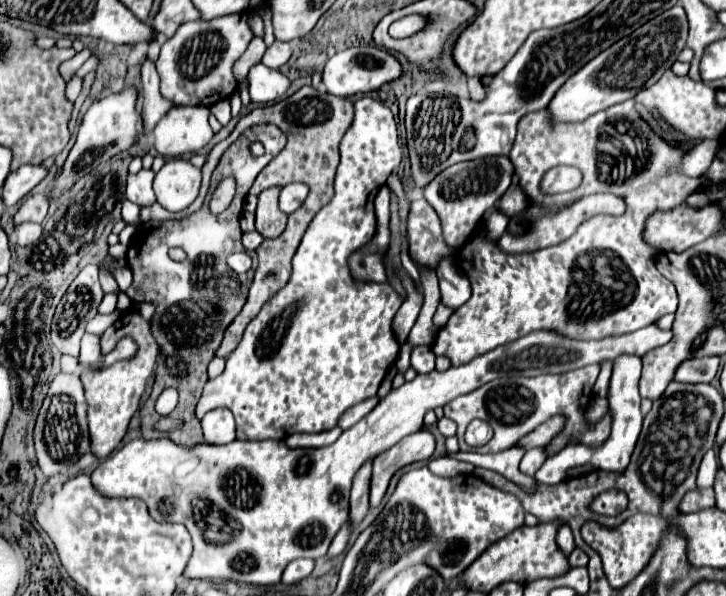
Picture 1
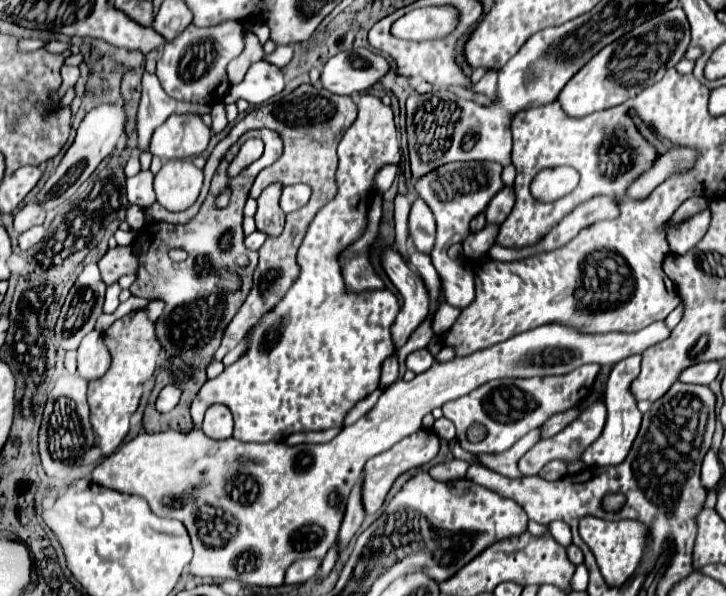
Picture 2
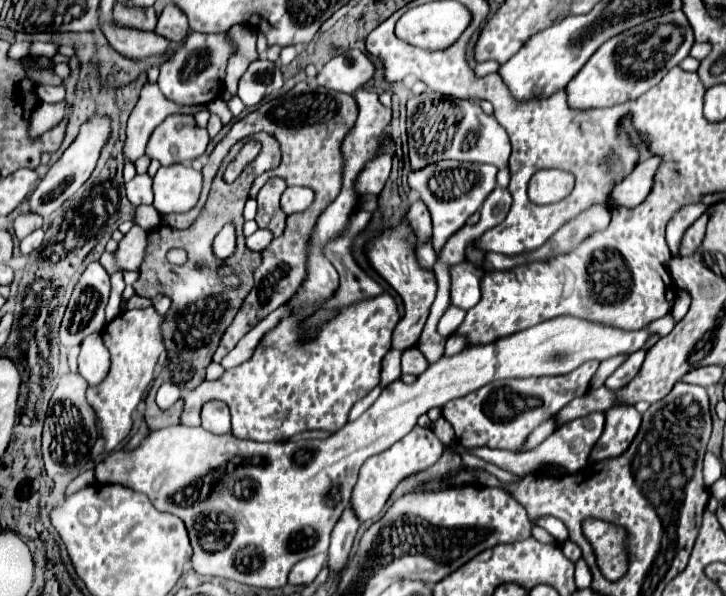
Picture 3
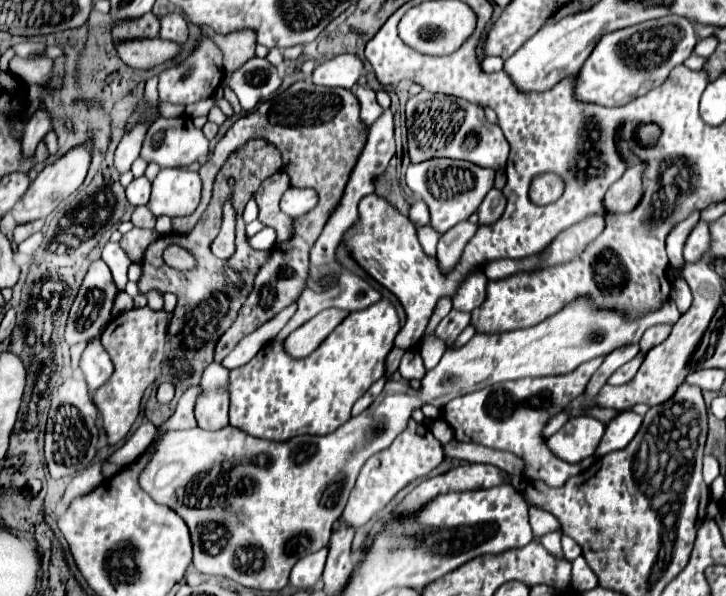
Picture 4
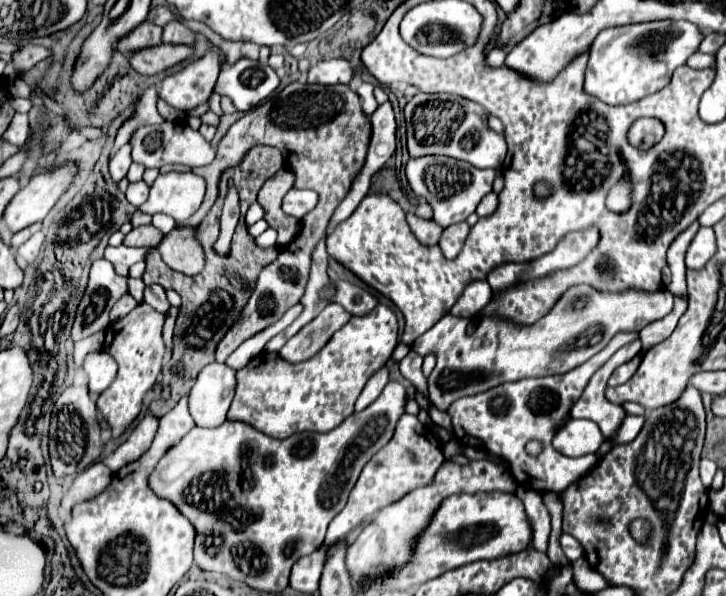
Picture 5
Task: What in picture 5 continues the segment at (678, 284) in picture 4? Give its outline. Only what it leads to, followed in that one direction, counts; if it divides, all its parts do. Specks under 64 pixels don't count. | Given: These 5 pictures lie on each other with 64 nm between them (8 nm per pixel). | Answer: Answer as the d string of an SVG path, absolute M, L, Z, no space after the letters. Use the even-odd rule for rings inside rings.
M698 222L692 224L686 232L682 232L682 234L672 242L672 246L670 246L670 250L668 250L668 268L672 270L672 284L668 286L668 290L670 290L672 294L682 296L682 298L686 298L686 284L684 284L684 280L686 280L686 276L684 276L684 274L686 274L686 266L684 266L684 254L686 254L686 250L688 250L692 238L696 236L698 228L700 228Z

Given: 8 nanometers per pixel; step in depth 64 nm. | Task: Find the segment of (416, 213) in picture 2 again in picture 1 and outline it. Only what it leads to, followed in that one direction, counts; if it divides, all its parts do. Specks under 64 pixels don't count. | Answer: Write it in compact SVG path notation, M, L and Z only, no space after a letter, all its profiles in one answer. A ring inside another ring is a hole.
M414 200L408 214L408 248L416 264L436 268L440 256L448 256L450 248L440 236L440 220L434 208L424 200Z

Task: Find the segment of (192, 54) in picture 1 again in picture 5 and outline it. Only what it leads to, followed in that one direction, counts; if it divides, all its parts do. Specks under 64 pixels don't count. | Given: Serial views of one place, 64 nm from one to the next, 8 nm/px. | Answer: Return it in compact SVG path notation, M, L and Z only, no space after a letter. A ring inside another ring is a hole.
M208 52L184 70L164 78L160 84L160 98L180 112L190 112L210 98L218 72L220 58L216 52Z

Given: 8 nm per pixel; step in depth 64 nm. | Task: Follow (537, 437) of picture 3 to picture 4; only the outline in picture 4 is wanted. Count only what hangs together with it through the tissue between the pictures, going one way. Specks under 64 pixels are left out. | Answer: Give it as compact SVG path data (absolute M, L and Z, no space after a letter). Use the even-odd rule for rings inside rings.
M568 410L560 412L558 416L554 416L554 418L546 424L546 428L544 428L544 436L546 436L546 438L550 438L554 432L558 432L558 430L562 428L562 424L564 424L568 418L570 418L570 412L568 412Z

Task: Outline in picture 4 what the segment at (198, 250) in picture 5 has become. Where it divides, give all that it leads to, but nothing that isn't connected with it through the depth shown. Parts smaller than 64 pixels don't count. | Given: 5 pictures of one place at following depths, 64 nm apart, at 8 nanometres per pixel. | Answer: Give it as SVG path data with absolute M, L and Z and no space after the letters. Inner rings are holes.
M170 244L164 250L164 262L174 268L174 270L194 270L196 268L196 256L192 252L188 252L188 248L178 246L178 244Z

